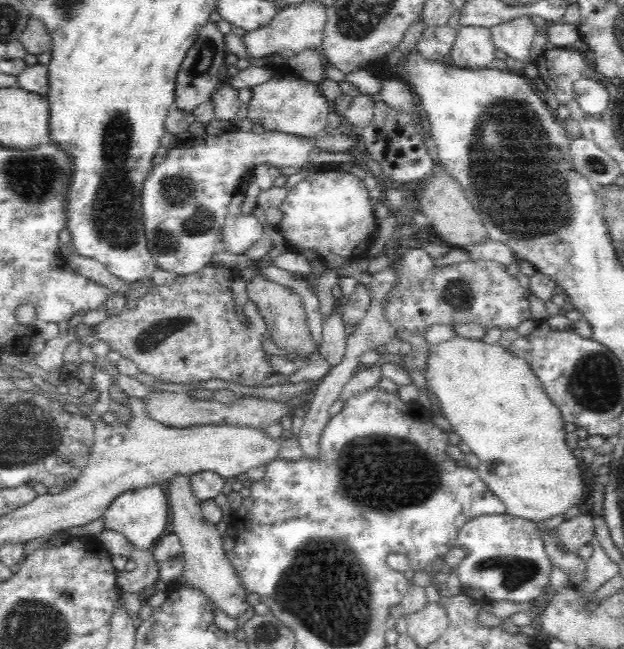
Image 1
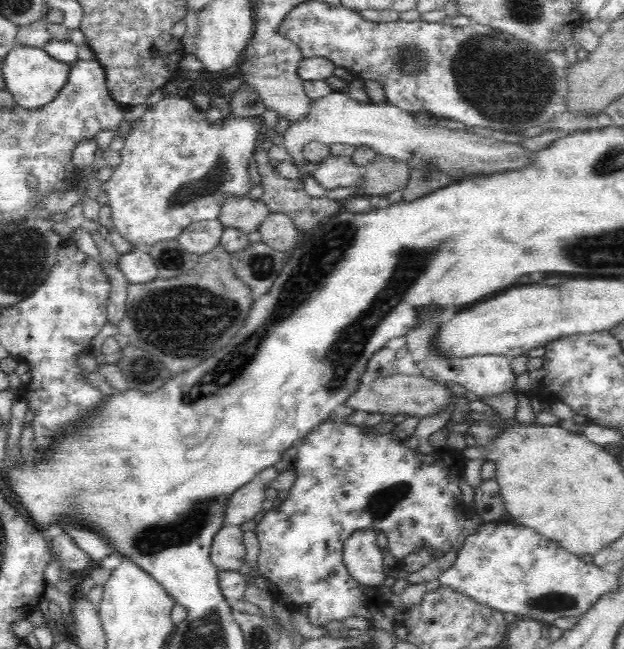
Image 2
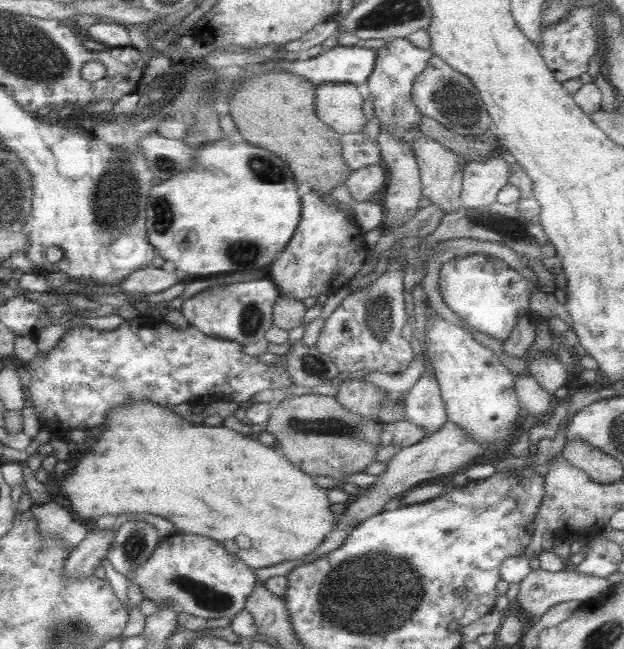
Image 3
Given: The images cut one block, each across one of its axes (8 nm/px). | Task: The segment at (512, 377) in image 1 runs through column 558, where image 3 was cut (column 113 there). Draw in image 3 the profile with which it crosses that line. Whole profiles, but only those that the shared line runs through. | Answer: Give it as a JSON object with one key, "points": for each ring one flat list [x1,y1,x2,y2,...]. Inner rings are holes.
{"points":[[150,401,117,406,109,414,102,424,106,429,98,436,98,444,85,451,61,484,76,520,93,524,104,514,121,516,127,512,162,516,174,524,177,534,214,539,252,569,280,562,295,562,297,567,298,560,306,558,307,554,310,556,323,539,337,529,339,518,329,507,332,503,327,489,318,486,309,474,272,446,223,425,200,426,199,419,182,418,174,414,172,407],[240,535,250,540,250,548,238,546,236,537]]}

